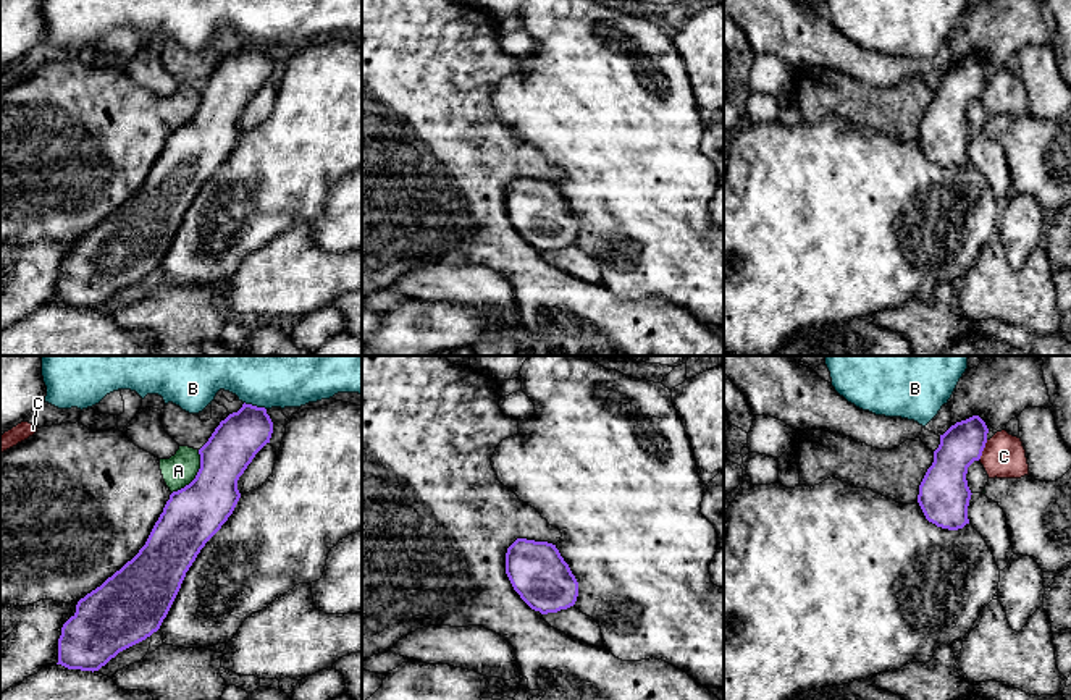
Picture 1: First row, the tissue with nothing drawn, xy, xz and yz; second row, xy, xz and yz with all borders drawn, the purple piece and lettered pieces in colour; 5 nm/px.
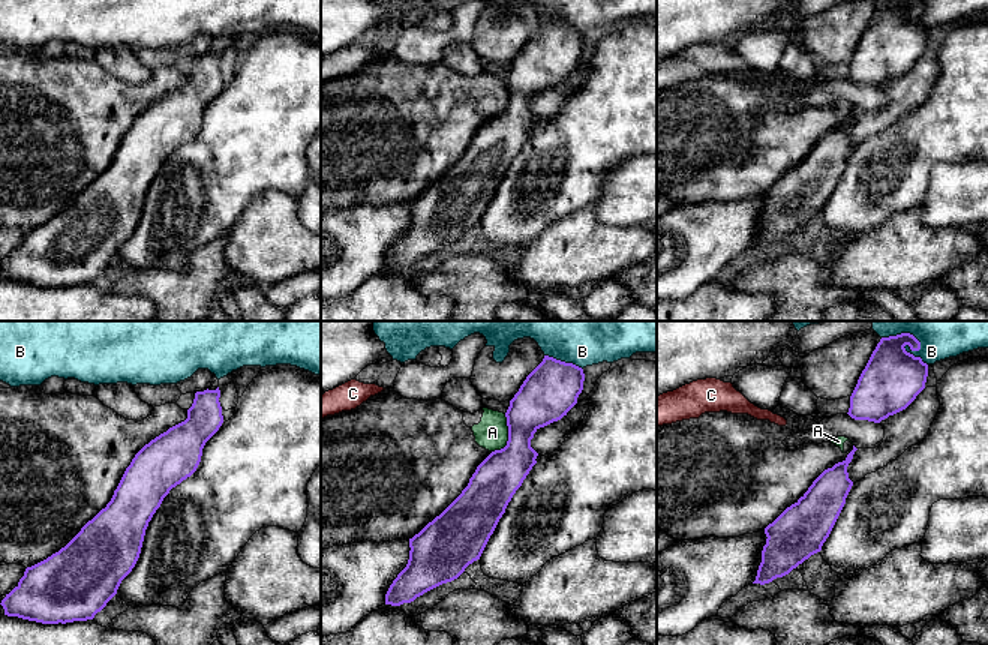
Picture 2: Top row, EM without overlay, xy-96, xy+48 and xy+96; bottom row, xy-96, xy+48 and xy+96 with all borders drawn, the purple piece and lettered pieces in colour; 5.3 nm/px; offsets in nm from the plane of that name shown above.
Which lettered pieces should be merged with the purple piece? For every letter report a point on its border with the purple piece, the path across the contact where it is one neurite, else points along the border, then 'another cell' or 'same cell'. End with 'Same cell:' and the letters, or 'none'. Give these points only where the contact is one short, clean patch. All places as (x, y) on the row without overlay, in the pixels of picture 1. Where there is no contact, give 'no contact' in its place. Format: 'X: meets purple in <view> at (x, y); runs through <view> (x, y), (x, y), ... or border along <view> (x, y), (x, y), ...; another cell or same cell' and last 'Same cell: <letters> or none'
A: meets purple in xy at (196, 113); border along xy (199, 88), (197, 112), (172, 131); another cell
B: meets purple in xy at (256, 44); another cell
C: meets purple in yz at (982, 88); border along yz (987, 78), (978, 97); another cell
Same cell: none

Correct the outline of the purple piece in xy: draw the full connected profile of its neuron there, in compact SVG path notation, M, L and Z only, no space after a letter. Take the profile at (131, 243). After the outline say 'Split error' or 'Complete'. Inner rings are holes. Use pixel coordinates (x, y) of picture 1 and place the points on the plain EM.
M242 42L215 66L199 87L200 107L184 126L173 129L145 183L120 209L76 242L58 276L58 301L68 307L99 309L120 289L157 270L166 255L186 210L205 181L233 152L241 131L237 118L255 92L270 81L273 60L265 45Z. Complete

